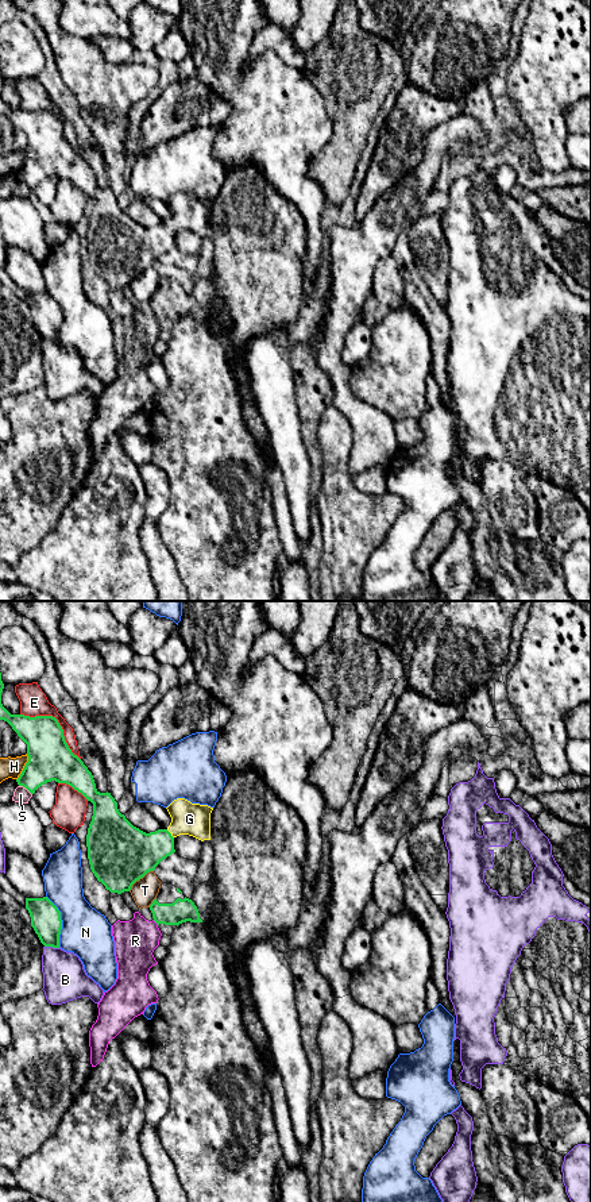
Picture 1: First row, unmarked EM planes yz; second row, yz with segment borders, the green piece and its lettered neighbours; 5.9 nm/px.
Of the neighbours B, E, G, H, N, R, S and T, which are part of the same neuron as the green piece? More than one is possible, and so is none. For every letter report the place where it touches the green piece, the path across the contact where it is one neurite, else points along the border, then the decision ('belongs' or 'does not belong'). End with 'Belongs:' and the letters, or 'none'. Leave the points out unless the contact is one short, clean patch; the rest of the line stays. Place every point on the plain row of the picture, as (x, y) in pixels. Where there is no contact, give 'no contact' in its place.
B: yz (53, 342) | does not belong
E: yz (57, 116) | does not belong
G: yz (170, 228) | across yz (134, 247), (157, 241), (170, 228), (189, 214) | belongs
H: yz (24, 162) | does not belong
N: yz (61, 316) | does not belong
R: yz (155, 316) | along yz (153, 315), (158, 319) | does not belong
S: yz (26, 183) | does not belong
T: yz (139, 273) | does not belong
Belongs: G

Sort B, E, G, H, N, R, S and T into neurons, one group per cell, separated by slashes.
B / E / G / H R / N / S / T

